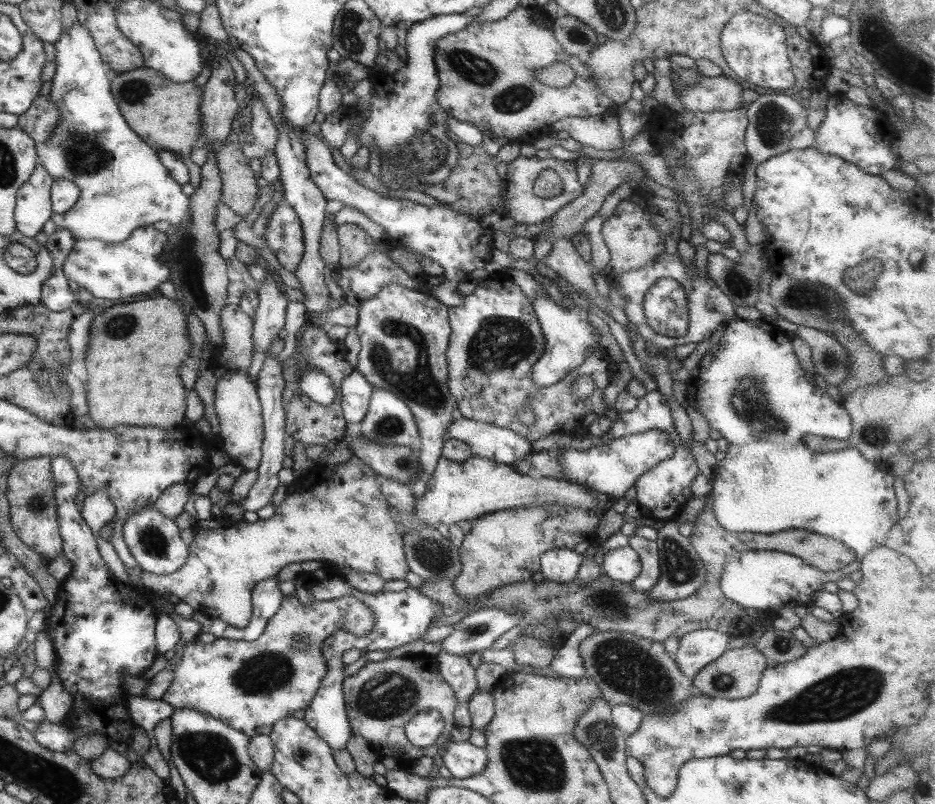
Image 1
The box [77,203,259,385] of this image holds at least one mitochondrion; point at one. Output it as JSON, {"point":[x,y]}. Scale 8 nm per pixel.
{"point":[188,257]}

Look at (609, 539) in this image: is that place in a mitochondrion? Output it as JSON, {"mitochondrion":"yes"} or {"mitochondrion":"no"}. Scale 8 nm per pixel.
{"mitochondrion":"no"}

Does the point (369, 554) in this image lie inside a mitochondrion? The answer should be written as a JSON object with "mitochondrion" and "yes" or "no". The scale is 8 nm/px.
{"mitochondrion":"no"}

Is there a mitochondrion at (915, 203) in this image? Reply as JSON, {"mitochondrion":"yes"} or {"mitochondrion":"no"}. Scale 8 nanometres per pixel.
{"mitochondrion":"no"}

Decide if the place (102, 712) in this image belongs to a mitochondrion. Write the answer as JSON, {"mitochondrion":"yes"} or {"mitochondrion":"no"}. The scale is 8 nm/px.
{"mitochondrion":"no"}

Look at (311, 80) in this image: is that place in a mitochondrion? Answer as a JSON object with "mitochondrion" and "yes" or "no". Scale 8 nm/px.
{"mitochondrion":"no"}

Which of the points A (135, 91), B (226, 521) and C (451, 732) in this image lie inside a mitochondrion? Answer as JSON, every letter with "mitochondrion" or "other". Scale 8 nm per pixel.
{"A":"mitochondrion","B":"other","C":"other"}

